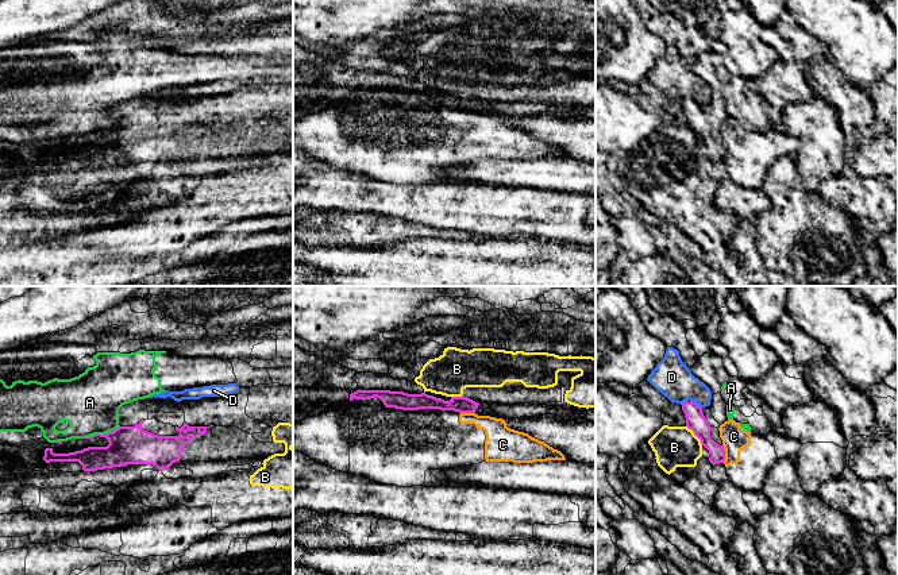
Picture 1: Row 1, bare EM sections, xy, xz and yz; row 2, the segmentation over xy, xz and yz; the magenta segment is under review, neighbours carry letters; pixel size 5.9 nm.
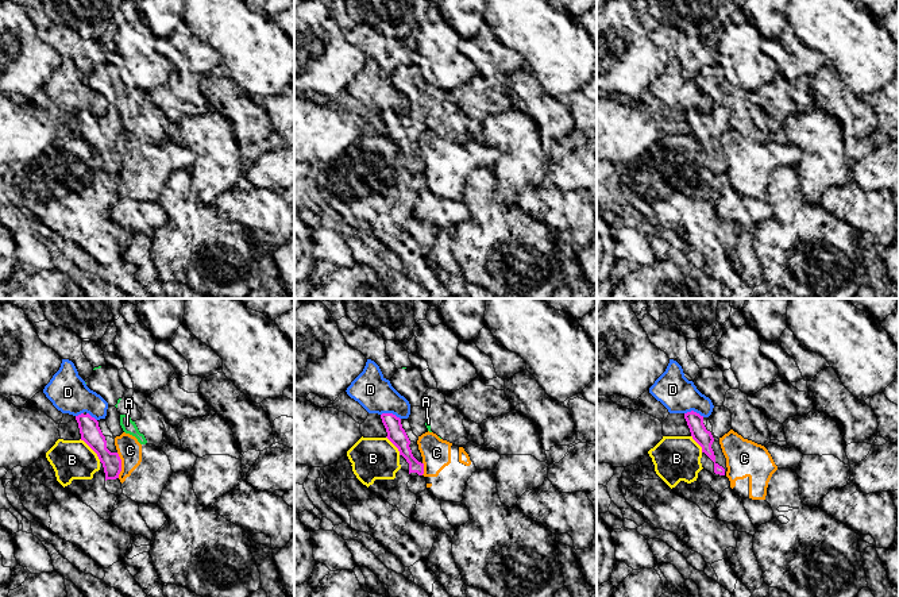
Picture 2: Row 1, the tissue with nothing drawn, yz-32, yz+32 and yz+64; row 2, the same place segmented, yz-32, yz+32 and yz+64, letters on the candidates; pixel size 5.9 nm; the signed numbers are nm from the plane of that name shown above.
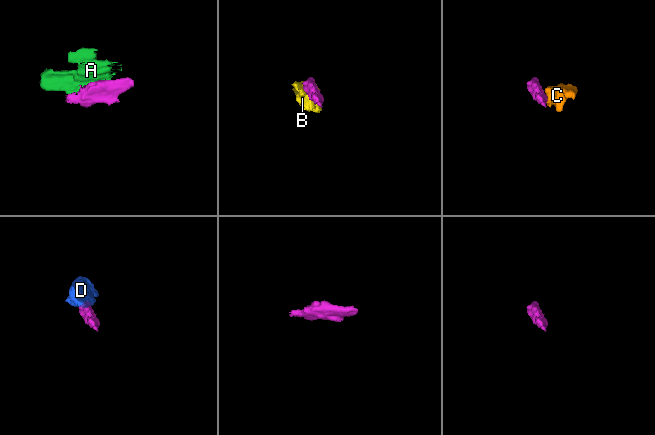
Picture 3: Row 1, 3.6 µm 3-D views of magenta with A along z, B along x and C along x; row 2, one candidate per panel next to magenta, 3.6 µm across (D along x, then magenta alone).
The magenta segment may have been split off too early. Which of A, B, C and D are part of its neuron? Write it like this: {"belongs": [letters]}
{"belongs": []}

